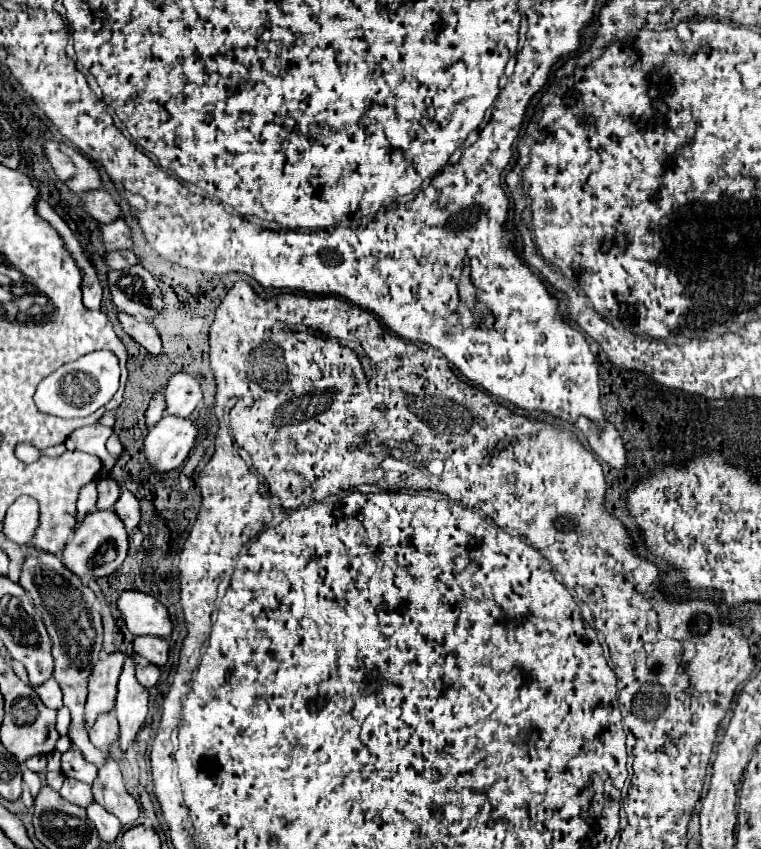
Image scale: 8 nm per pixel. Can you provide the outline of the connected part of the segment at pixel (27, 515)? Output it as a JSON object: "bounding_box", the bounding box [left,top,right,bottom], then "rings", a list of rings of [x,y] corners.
{"bounding_box":[4,495,40,545],"rings":[[[22,495],[6,513],[4,517],[4,533],[18,545],[28,543],[38,527],[40,509],[34,497]]]}

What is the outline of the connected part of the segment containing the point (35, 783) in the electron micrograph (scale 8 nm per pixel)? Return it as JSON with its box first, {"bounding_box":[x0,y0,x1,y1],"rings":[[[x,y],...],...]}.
{"bounding_box":[20,764,42,795],"rings":[[[24,764],[20,765],[20,769],[22,771],[23,788],[30,789],[30,793],[36,795],[42,787],[38,773],[29,770]]]}

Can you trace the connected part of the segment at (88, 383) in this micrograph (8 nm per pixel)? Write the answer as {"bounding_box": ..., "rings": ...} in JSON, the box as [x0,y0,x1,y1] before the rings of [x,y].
{"bounding_box":[34,350,120,419],"rings":[[[99,350],[62,365],[52,375],[48,375],[34,393],[34,403],[42,413],[74,419],[74,417],[88,417],[100,407],[104,407],[112,395],[118,391],[120,385],[120,366],[118,357],[110,351]]]}

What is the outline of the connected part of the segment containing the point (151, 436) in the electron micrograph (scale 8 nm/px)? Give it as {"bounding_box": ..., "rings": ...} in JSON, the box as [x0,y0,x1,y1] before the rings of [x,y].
{"bounding_box":[144,415,200,471],"rings":[[[164,415],[144,439],[146,459],[158,471],[176,469],[192,451],[198,435],[200,425],[196,421]]]}

